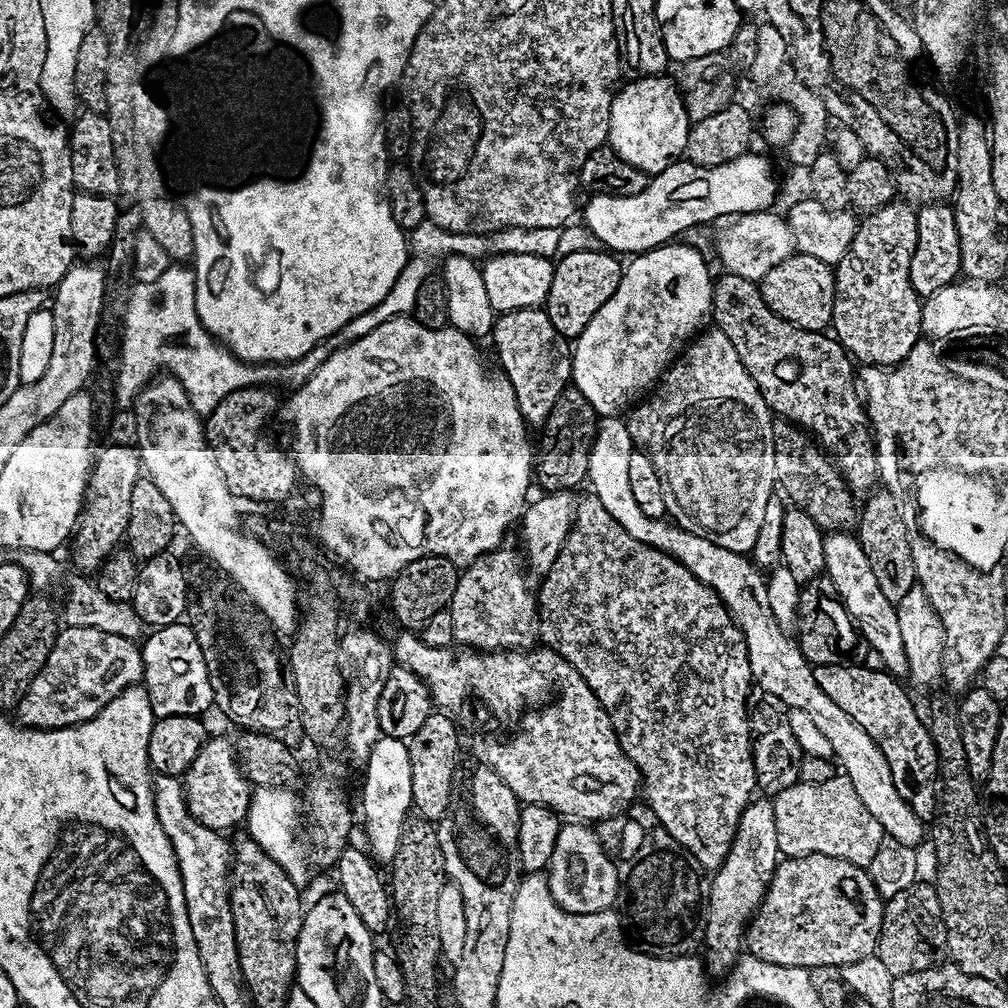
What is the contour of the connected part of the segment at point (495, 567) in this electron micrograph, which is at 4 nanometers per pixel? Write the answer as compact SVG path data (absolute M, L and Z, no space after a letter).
M509 546L495 548L484 556L477 558L473 564L467 565L459 573L456 589L452 595L450 611L454 622L454 640L457 645L471 646L477 650L508 650L513 646L524 646L531 636L534 636L528 627L533 627L538 616L538 600L528 589L528 580L524 577L526 564L521 553Z

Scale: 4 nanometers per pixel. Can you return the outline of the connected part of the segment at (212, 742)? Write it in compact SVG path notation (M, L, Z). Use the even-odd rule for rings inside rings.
M209 735L202 750L198 750L198 758L194 758L194 762L190 762L185 770L182 783L188 809L194 818L198 818L198 822L202 822L202 826L210 826L210 830L224 834L227 828L235 824L243 825L247 821L254 788L240 769L240 761L236 759L236 749L231 739Z

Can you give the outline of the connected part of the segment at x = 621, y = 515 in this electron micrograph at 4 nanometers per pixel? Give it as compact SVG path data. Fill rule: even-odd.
M619 415L605 416L597 423L588 463L587 483L592 484L591 495L596 496L602 506L606 506L610 518L614 518L614 522L618 522L618 526L622 526L626 534L638 538L643 544L662 550L667 556L673 556L675 560L682 562L682 566L689 568L707 588L712 588L719 594L728 611L732 613L732 619L740 628L740 633L744 635L753 681L763 692L774 694L774 698L782 698L782 702L790 710L797 708L810 714L814 726L818 726L826 742L830 742L835 763L842 769L843 775L850 778L854 790L858 790L858 798L862 798L866 810L870 810L870 814L878 818L885 836L892 836L903 844L919 845L919 840L926 836L925 821L920 820L918 814L910 810L902 794L898 794L898 789L894 786L894 774L890 774L890 766L882 750L878 750L874 738L870 738L870 734L866 734L866 730L862 730L862 726L858 726L858 722L854 722L854 718L850 718L846 710L840 709L833 700L826 698L818 682L814 682L813 665L800 653L793 637L781 628L778 619L771 613L767 583L761 569L747 555L726 550L706 538L685 532L667 519L646 518L638 502L634 502L630 491L629 463L632 451L634 445L630 430Z

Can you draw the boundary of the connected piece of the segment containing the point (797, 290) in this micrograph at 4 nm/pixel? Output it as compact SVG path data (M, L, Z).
M796 252L778 262L778 266L774 266L770 274L766 274L758 283L766 306L770 306L778 318L786 318L786 322L811 332L824 332L831 325L836 293L833 265L818 262L818 258L810 258L810 254L805 252Z

